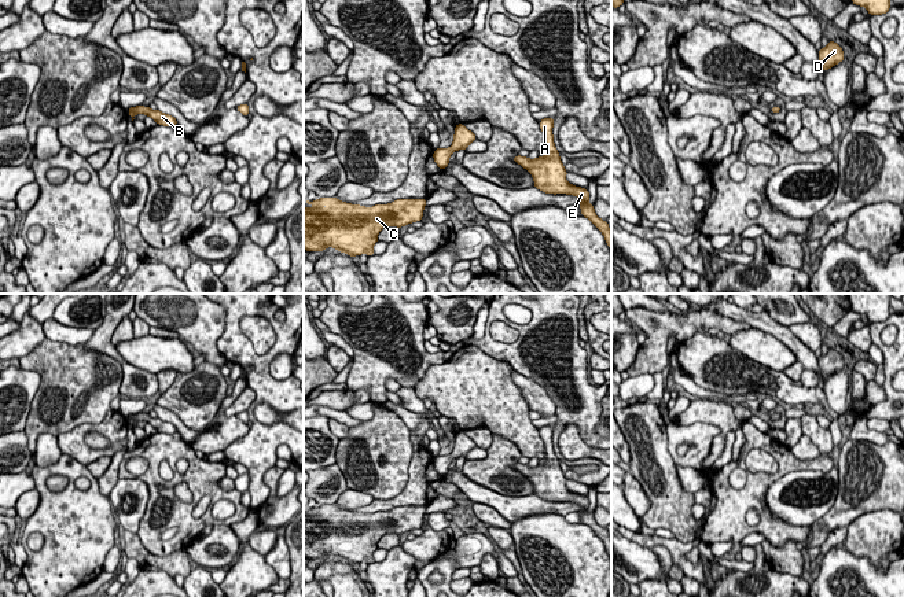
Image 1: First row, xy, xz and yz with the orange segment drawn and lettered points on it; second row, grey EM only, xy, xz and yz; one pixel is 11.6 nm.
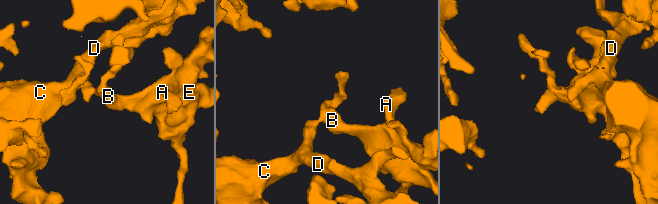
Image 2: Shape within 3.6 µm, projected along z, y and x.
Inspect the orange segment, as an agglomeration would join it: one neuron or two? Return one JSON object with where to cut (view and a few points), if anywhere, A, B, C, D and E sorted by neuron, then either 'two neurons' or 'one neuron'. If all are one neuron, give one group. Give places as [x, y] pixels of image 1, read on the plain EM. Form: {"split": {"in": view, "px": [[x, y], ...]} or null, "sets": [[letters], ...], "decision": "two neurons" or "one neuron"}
{"split": null, "sets": [["A", "B", "C", "D", "E"]], "decision": "one neuron"}

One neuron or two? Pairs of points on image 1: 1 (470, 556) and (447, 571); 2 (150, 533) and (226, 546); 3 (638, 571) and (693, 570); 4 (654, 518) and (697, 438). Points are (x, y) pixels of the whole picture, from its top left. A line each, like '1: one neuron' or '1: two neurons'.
1: two neurons
2: two neurons
3: two neurons
4: two neurons

